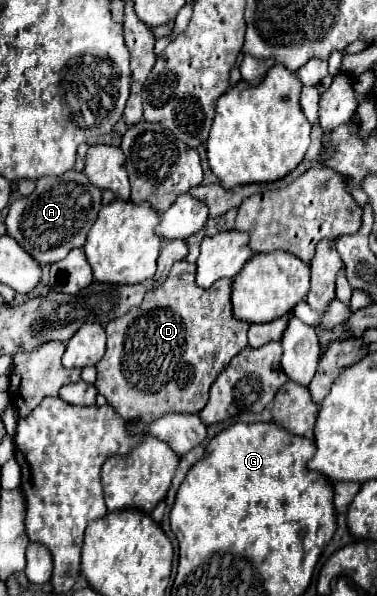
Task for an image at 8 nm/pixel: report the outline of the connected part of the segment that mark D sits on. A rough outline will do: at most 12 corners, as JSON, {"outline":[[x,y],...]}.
{"outline":[[175,261],[107,323],[97,391],[125,419],[199,413],[249,347],[231,279]]}

